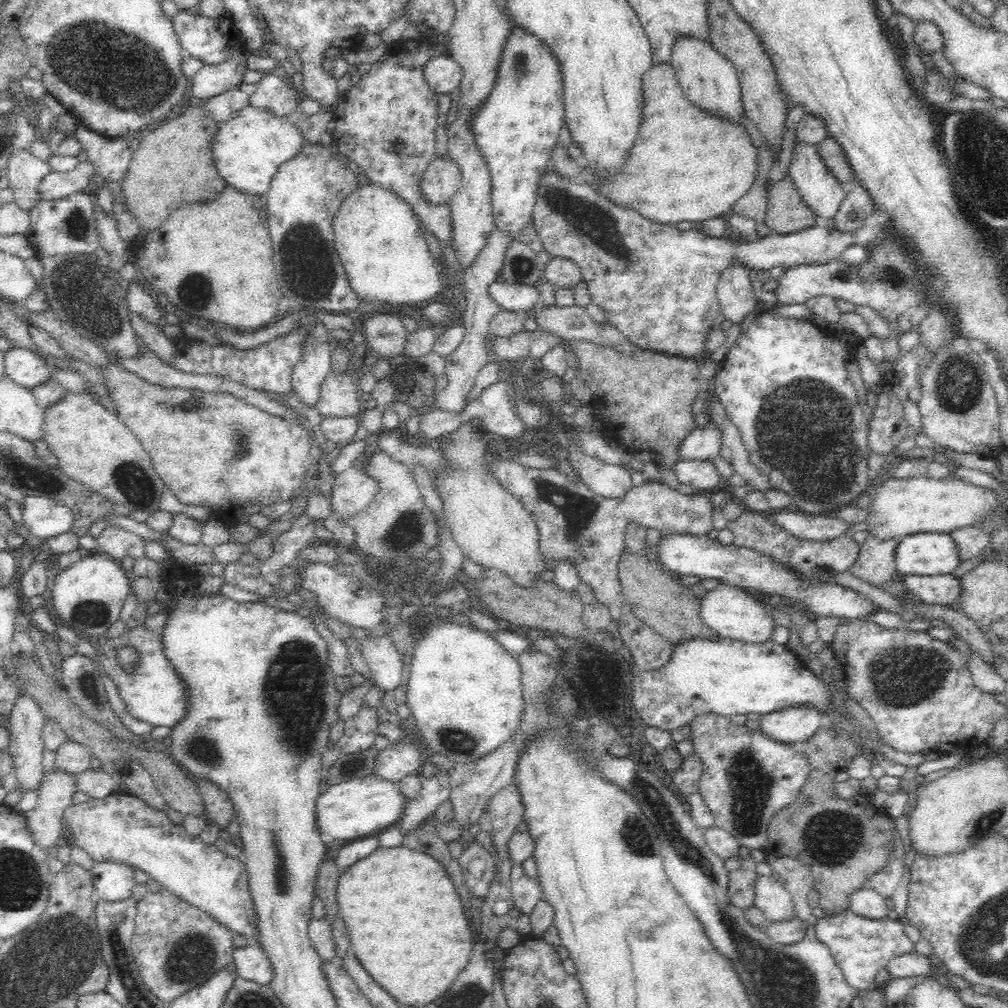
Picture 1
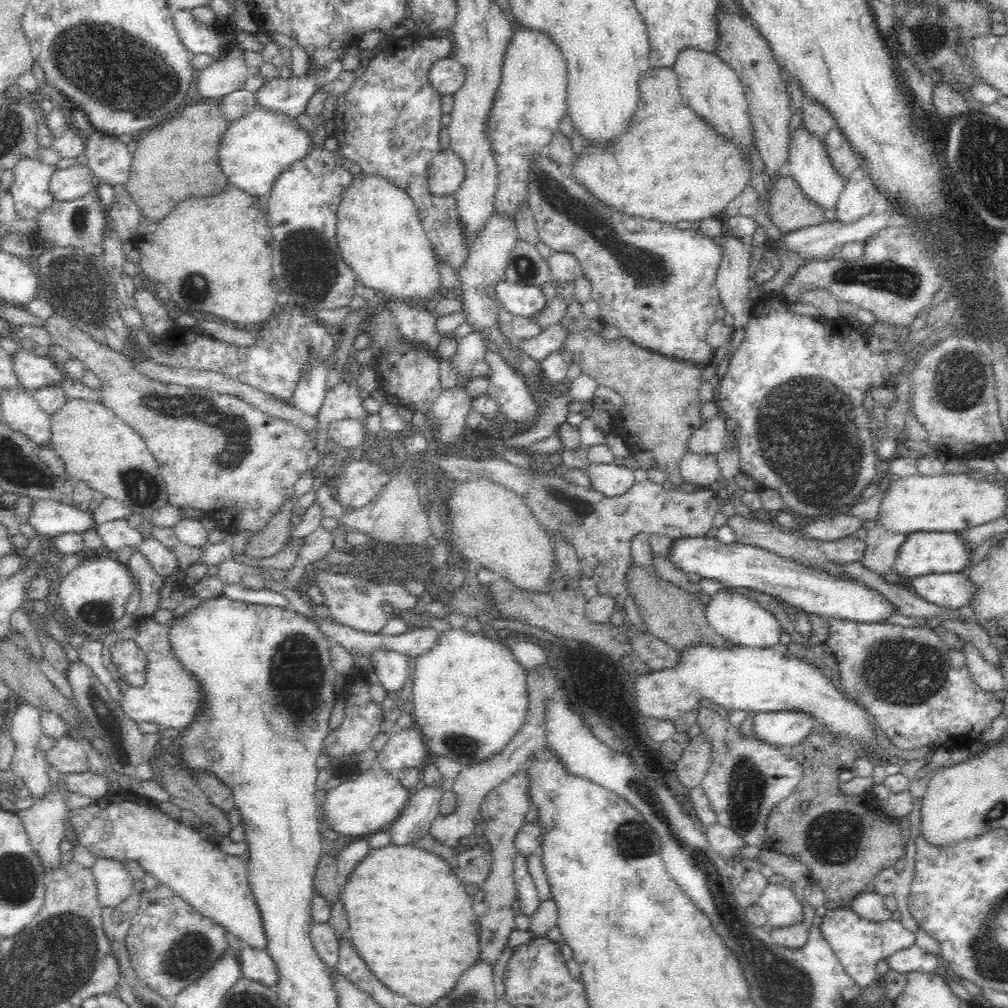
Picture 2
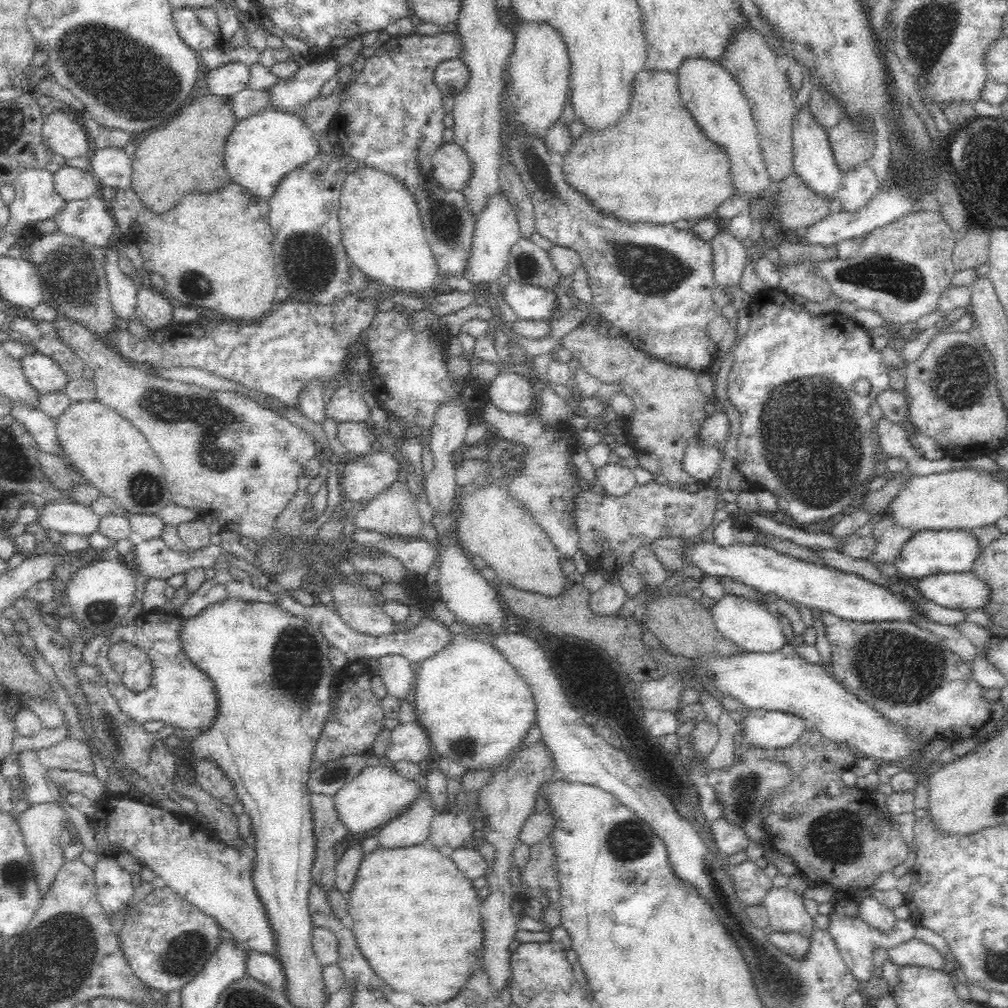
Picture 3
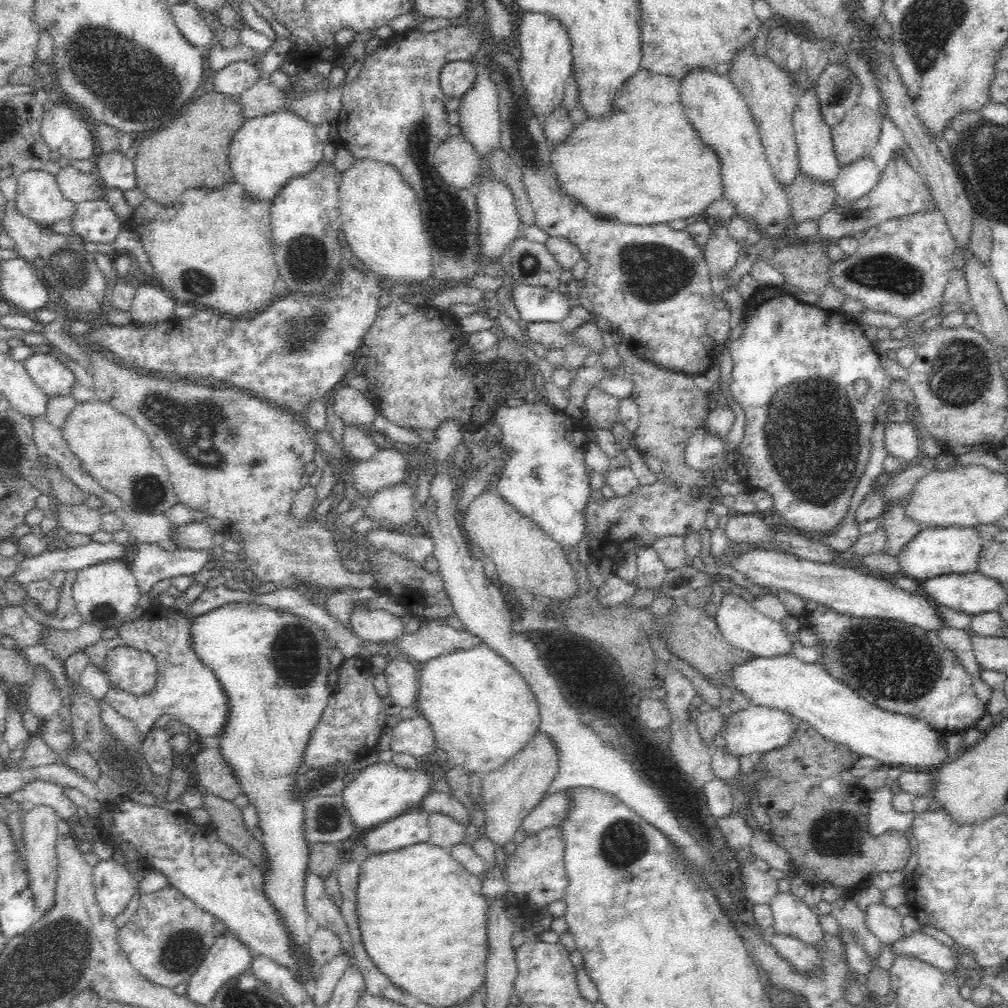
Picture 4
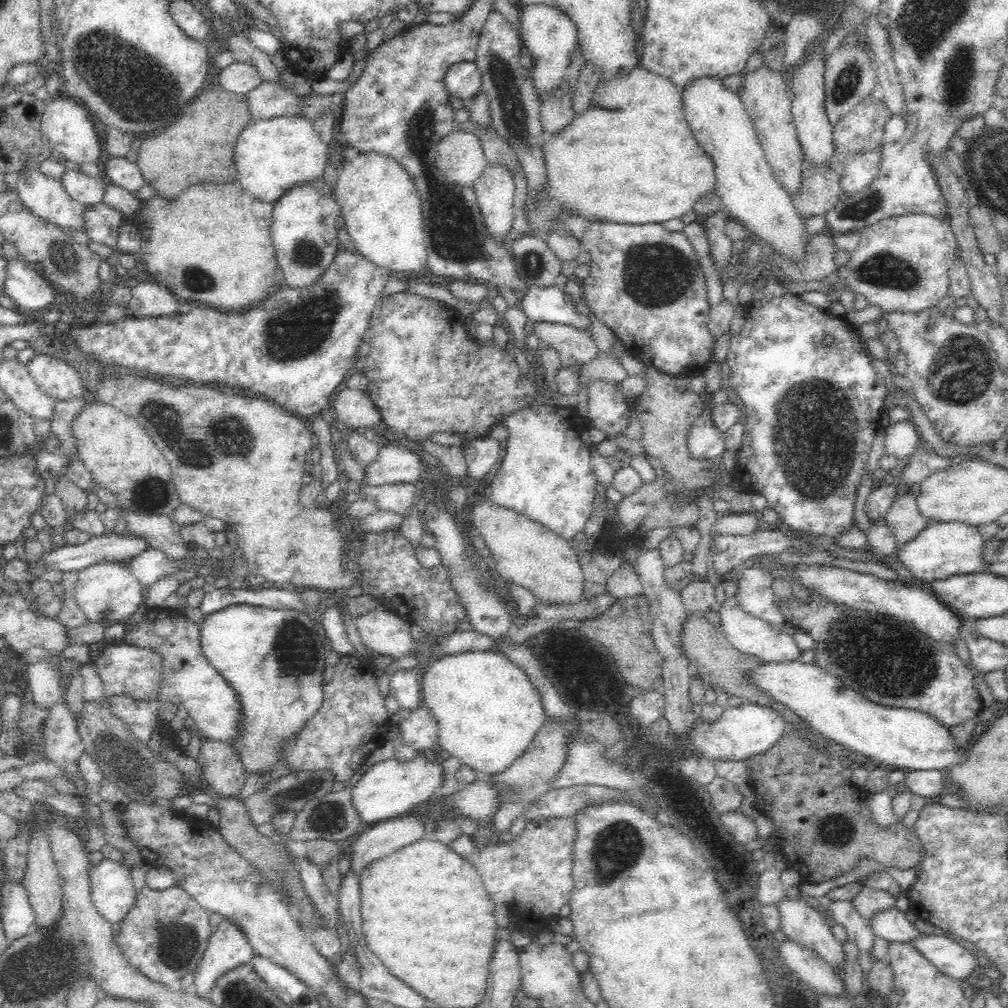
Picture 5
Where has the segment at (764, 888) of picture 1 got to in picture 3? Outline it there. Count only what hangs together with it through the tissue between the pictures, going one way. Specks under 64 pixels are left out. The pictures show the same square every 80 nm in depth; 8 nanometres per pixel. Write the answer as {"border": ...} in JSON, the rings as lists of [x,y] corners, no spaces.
{"border":[[[773,887],[763,904],[773,932],[796,932],[809,939],[816,932],[814,917],[808,913],[804,899],[790,889]]]}

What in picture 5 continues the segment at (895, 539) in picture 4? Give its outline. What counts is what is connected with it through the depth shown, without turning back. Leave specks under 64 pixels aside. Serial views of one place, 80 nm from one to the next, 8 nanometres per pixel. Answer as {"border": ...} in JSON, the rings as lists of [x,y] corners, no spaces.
{"border":[[[917,488],[901,492],[884,516],[884,522],[892,529],[896,541],[901,545],[912,540],[932,522],[930,517],[920,513],[917,494]]]}

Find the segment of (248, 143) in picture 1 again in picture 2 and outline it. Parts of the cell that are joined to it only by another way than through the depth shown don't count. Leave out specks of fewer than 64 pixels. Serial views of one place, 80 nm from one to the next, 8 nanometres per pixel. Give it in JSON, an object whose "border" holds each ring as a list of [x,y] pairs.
{"border":[[[259,104],[249,114],[231,122],[220,143],[218,156],[229,183],[248,194],[268,197],[276,178],[288,170],[288,166],[306,158],[312,150],[312,133],[304,129],[295,117],[266,110]]]}

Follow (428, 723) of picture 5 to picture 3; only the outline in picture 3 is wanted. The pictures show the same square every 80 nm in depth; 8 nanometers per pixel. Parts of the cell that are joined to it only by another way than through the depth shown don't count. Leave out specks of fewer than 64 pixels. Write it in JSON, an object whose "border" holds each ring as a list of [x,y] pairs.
{"border":[[[418,720],[404,722],[391,732],[392,737],[383,756],[392,763],[398,760],[420,763],[429,755],[431,739]]]}

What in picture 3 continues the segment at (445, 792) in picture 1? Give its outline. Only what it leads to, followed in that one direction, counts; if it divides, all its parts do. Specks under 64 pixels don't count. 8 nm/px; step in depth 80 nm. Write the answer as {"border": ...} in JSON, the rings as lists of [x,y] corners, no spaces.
{"border":[[[424,790],[404,812],[386,821],[371,835],[376,836],[376,846],[380,848],[400,848],[427,843],[431,820],[435,814]]]}

